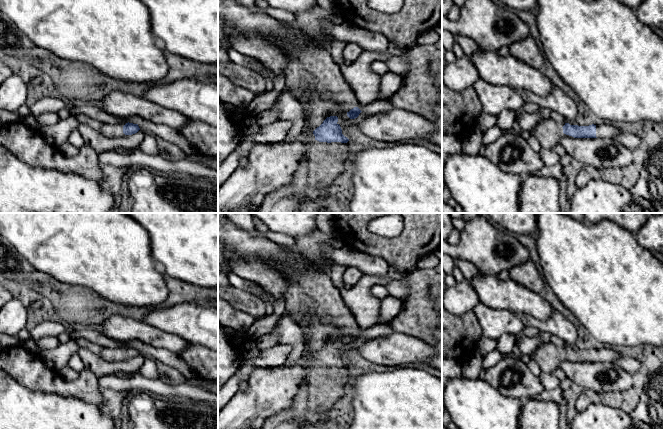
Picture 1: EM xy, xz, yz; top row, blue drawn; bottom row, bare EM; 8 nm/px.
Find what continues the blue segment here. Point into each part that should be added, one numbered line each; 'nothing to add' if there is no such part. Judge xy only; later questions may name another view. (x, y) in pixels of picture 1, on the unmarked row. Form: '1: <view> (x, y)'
nothing to add

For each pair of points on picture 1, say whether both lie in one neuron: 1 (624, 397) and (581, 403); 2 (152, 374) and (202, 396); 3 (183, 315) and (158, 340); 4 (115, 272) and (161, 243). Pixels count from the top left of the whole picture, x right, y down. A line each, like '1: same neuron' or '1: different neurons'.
1: same neuron
2: different neurons
3: different neurons
4: different neurons

